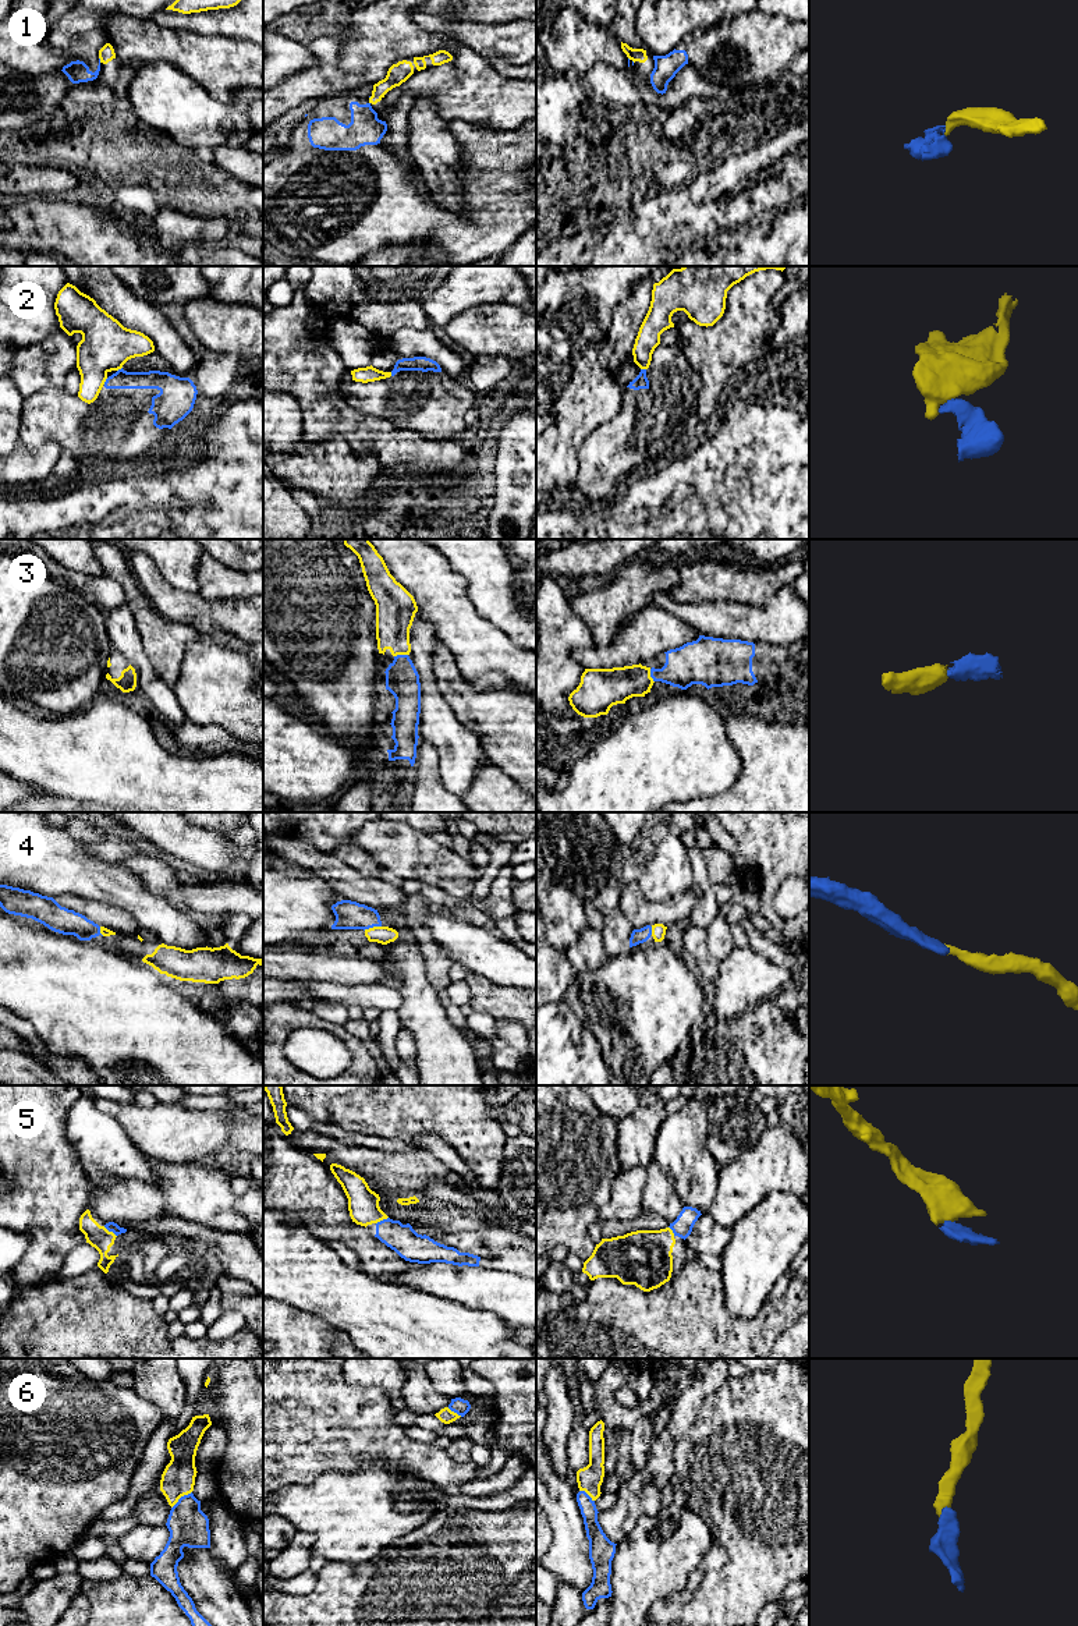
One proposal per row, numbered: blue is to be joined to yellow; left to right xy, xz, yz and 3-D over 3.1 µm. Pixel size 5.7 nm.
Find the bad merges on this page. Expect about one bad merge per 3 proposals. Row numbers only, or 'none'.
1, 2

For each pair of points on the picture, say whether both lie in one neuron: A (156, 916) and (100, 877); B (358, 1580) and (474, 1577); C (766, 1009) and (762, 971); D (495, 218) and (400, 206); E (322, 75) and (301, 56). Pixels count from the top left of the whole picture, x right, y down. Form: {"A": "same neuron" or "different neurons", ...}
{"A": "same neuron", "B": "same neuron", "C": "different neurons", "D": "same neuron", "E": "different neurons"}

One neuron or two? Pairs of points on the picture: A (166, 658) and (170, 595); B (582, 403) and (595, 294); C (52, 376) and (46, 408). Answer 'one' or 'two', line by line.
A: two
B: one
C: two

